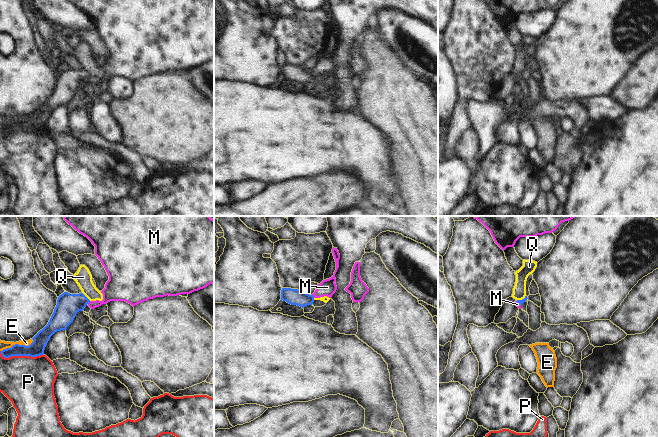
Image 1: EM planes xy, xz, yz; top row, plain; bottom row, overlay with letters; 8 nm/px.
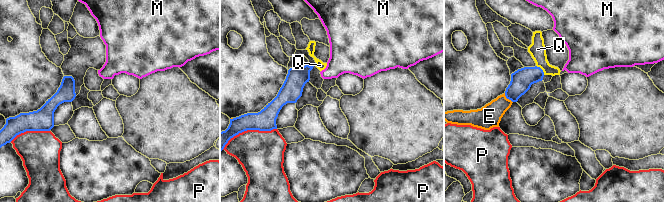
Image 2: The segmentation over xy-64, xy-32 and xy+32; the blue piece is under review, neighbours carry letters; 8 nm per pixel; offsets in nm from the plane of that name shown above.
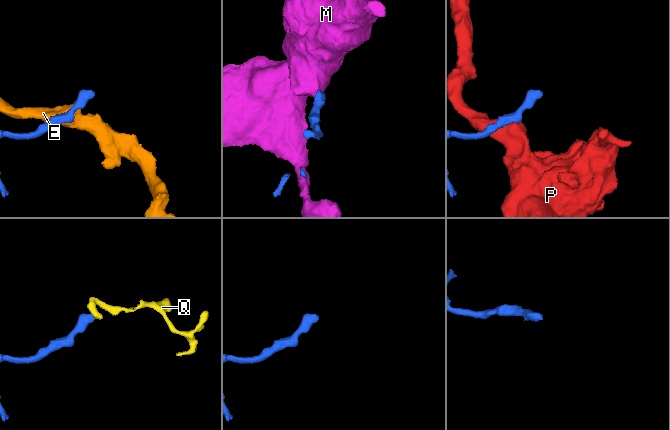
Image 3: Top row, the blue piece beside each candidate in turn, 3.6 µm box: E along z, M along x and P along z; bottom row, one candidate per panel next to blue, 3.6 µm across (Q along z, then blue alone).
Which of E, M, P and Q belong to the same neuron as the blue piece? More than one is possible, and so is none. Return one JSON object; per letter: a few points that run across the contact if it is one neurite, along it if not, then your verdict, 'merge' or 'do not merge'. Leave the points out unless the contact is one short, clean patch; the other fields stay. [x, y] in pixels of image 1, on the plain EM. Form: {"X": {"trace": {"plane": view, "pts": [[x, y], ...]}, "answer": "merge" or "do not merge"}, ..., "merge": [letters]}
{"E": {"answer": "do not merge"}, "M": {"trace": {"plane": "xz", "pts": [[312, 70], [314, 73]]}, "answer": "do not merge"}, "P": {"answer": "do not merge"}, "Q": {"trace": {"plane": "xy", "pts": [[82, 68], [90, 76]]}, "answer": "do not merge"}, "merge": []}

